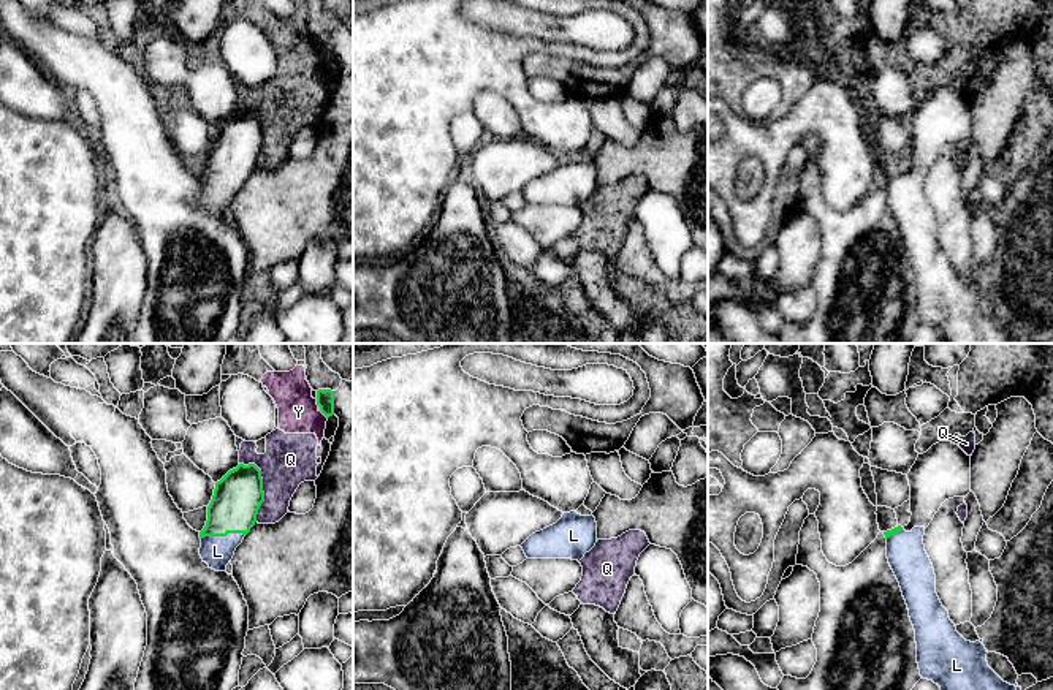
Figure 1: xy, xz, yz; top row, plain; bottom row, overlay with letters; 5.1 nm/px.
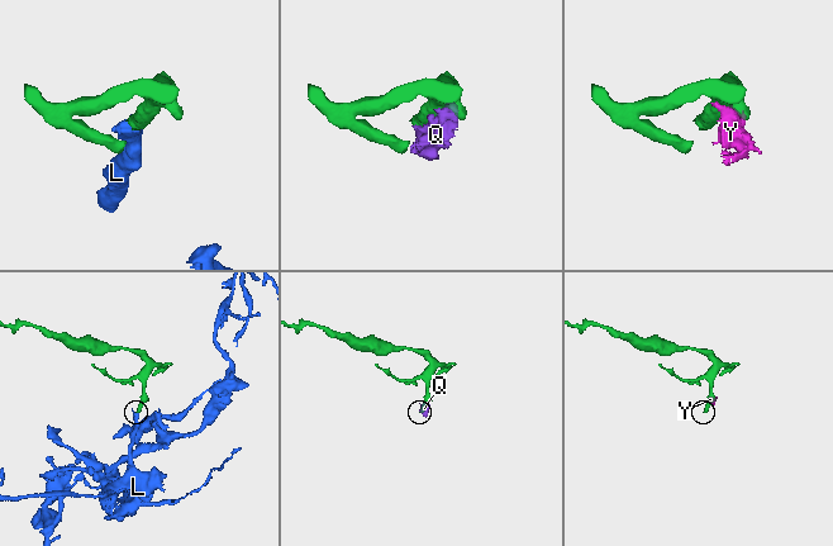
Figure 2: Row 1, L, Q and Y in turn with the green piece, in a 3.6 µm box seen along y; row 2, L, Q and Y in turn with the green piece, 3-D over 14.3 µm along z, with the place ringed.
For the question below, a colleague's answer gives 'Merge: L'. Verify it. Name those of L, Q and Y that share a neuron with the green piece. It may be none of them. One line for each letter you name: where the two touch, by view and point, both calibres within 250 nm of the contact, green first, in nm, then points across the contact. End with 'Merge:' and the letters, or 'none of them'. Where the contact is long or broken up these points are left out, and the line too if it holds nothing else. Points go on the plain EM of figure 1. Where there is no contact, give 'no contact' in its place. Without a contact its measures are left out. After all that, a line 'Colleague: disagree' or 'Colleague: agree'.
L: meets green in xy at (222, 181); 240 nm thick on the green side, 160 nm on the other; runs through xy (238, 141), (222, 181), (217, 197)
Merge: L
Colleague: agree

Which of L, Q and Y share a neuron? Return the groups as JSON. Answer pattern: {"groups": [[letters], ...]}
{"groups": [["L"], ["Q", "Y"]]}

